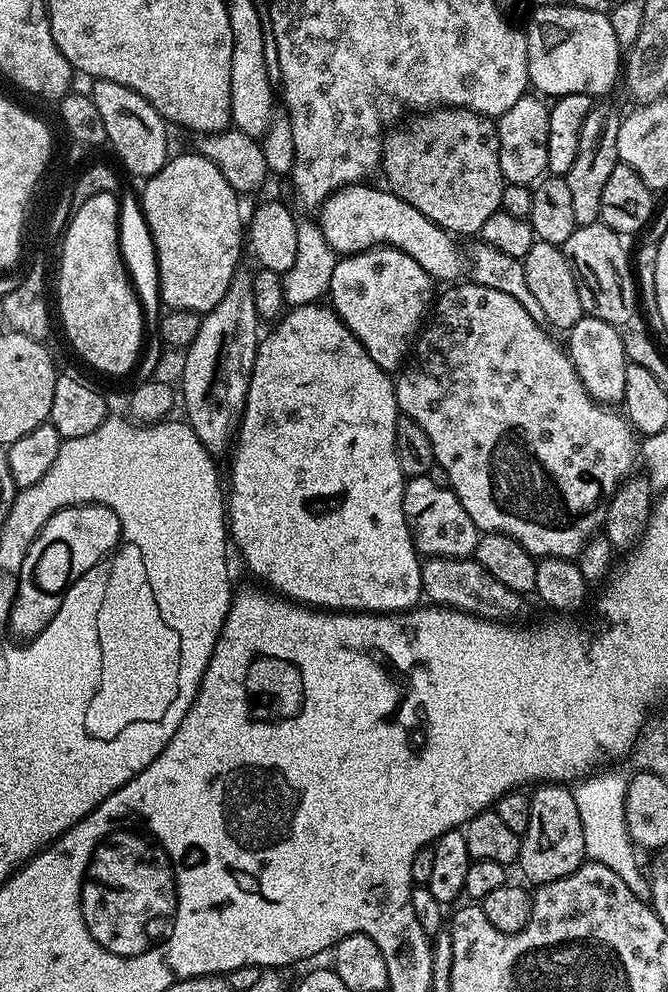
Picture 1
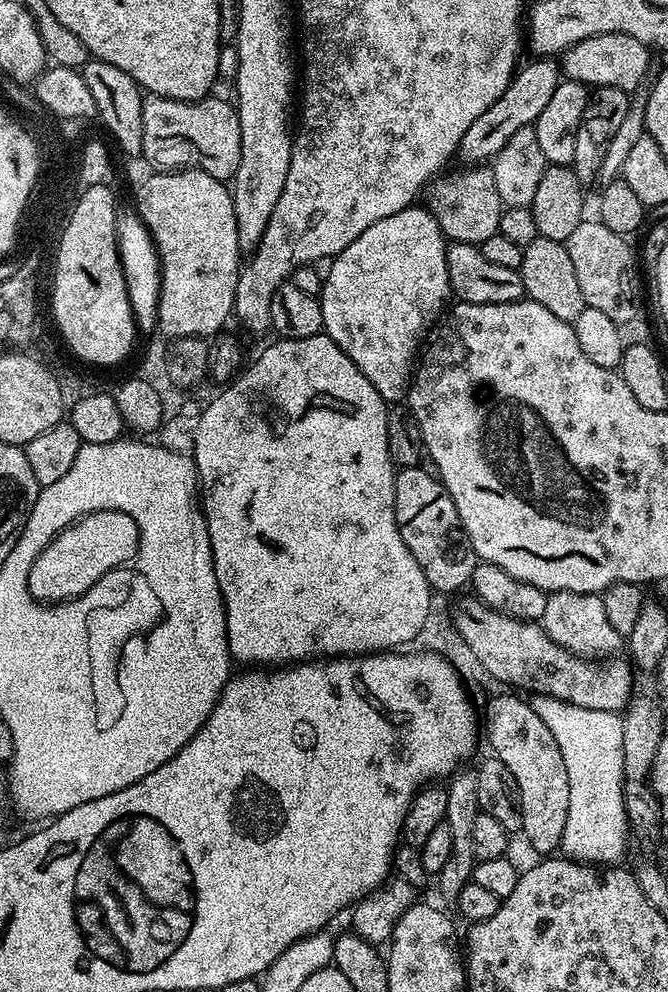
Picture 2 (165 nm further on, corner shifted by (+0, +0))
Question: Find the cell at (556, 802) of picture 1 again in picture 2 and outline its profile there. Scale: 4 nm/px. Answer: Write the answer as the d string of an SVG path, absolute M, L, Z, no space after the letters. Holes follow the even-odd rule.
M496 696L488 704L488 744L496 751L493 752L495 759L501 760L518 782L518 794L522 794L522 836L528 839L528 844L534 851L544 852L540 854L555 853L561 847L563 831L566 829L570 785L562 753L558 750L558 743L550 734L549 727L531 709L527 699Z

